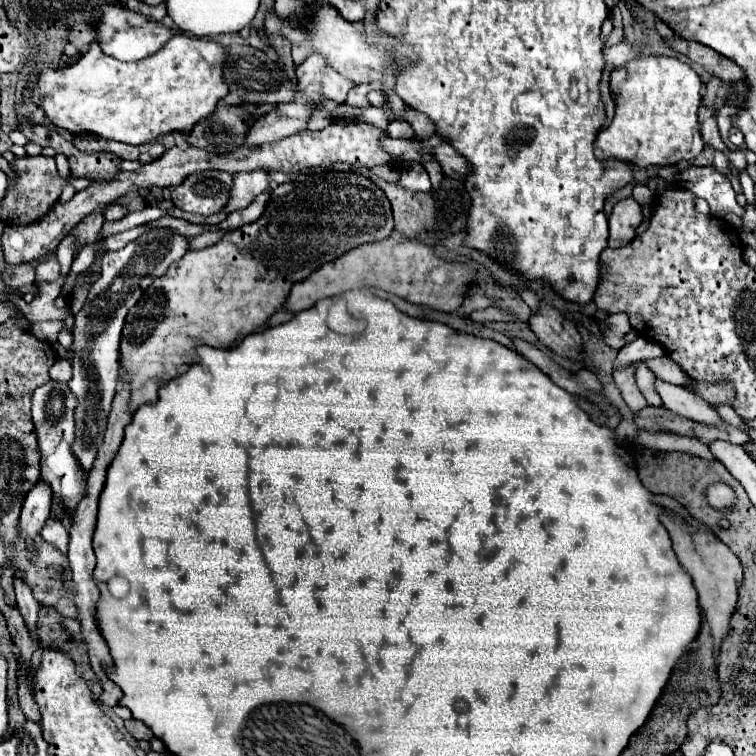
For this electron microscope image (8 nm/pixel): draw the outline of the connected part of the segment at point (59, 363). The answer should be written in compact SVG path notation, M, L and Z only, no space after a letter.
M56 360L56 364L50 368L50 378L54 382L68 382L68 378L72 378L72 364L70 360Z

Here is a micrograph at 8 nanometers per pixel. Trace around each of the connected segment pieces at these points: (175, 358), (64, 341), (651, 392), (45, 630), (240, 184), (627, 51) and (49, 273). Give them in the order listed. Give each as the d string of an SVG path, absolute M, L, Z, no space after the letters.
M312 172L304 178L280 184L270 192L270 200L262 216L238 230L228 232L220 242L202 248L188 250L184 258L174 262L162 278L156 278L148 290L144 290L138 304L128 312L120 358L124 378L132 384L130 410L134 412L140 404L152 404L158 400L158 388L184 374L192 364L196 364L196 348L236 348L244 336L264 326L266 320L284 306L292 284L308 278L320 266L340 258L342 254L354 250L356 246L384 240L392 234L394 220L386 194L370 178L356 172Z
M64 323L60 334L58 335L58 341L69 351L69 359L72 360L74 353L72 351L73 335Z
M640 360L640 362L636 364L636 382L638 382L638 388L640 388L640 392L644 394L648 406L662 406L662 400L660 400L660 396L658 396L656 390L654 390L654 380L656 380L656 376L654 376L654 374L648 370L648 366Z
M42 606L38 612L36 634L38 640L42 642L42 648L62 650L74 660L76 672L86 680L94 700L98 700L98 696L102 694L102 686L90 666L86 642L80 634L80 624L74 618L64 618L60 612L52 610L50 606Z
M266 170L236 172L234 186L232 186L232 198L228 200L228 206L224 206L224 214L242 210L248 204L252 204L256 200L256 196L272 190L268 176L270 176L270 172L266 172Z
M626 40L618 42L612 48L604 48L604 60L606 60L606 64L612 64L614 68L620 68L622 64L626 64L632 58L636 58L638 54L640 54L640 48L628 44Z
M56 256L48 258L46 262L40 262L38 268L36 268L36 280L38 280L38 282L42 282L42 280L52 282L52 280L56 280L58 276L60 276L60 264Z

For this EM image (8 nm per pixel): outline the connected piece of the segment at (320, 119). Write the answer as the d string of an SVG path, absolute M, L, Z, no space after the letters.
M314 109L308 121L308 130L320 131L332 123L332 117L327 112Z

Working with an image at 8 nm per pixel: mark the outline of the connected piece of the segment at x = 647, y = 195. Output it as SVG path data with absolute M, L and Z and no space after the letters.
M636 184L634 186L634 192L632 192L632 198L638 202L638 204L650 204L652 202L652 198L654 198L654 194L652 194L652 190L648 188L648 186L644 186L644 184Z

